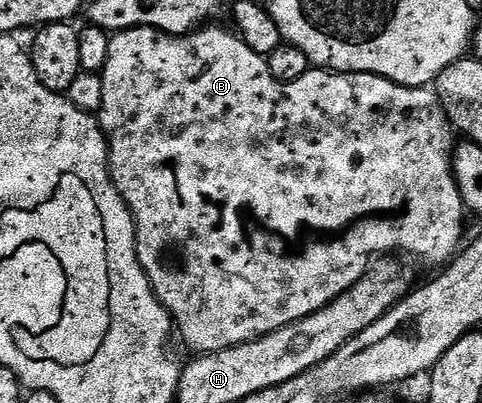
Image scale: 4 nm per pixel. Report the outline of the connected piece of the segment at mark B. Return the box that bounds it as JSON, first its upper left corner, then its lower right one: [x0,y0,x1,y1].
[96,24,464,355]

